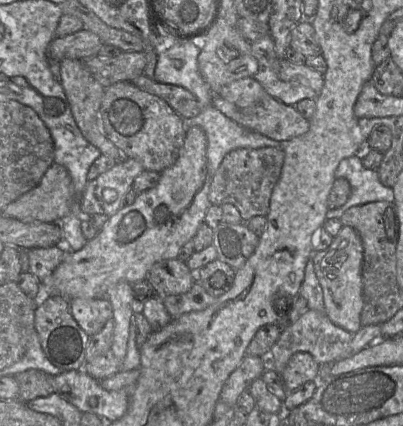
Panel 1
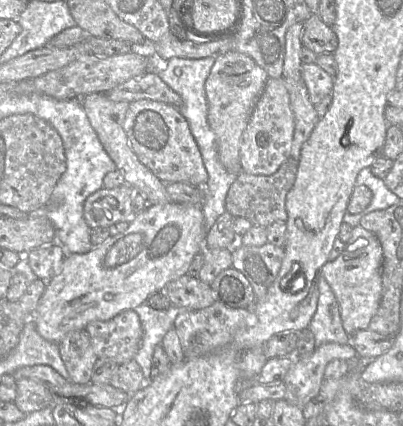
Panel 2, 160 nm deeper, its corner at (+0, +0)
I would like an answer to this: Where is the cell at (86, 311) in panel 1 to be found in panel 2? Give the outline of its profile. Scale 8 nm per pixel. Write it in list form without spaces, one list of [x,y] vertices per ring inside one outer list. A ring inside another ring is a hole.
[[[125,310],[107,321],[92,321],[86,330],[98,358],[124,364],[135,358],[143,336],[139,315]]]

